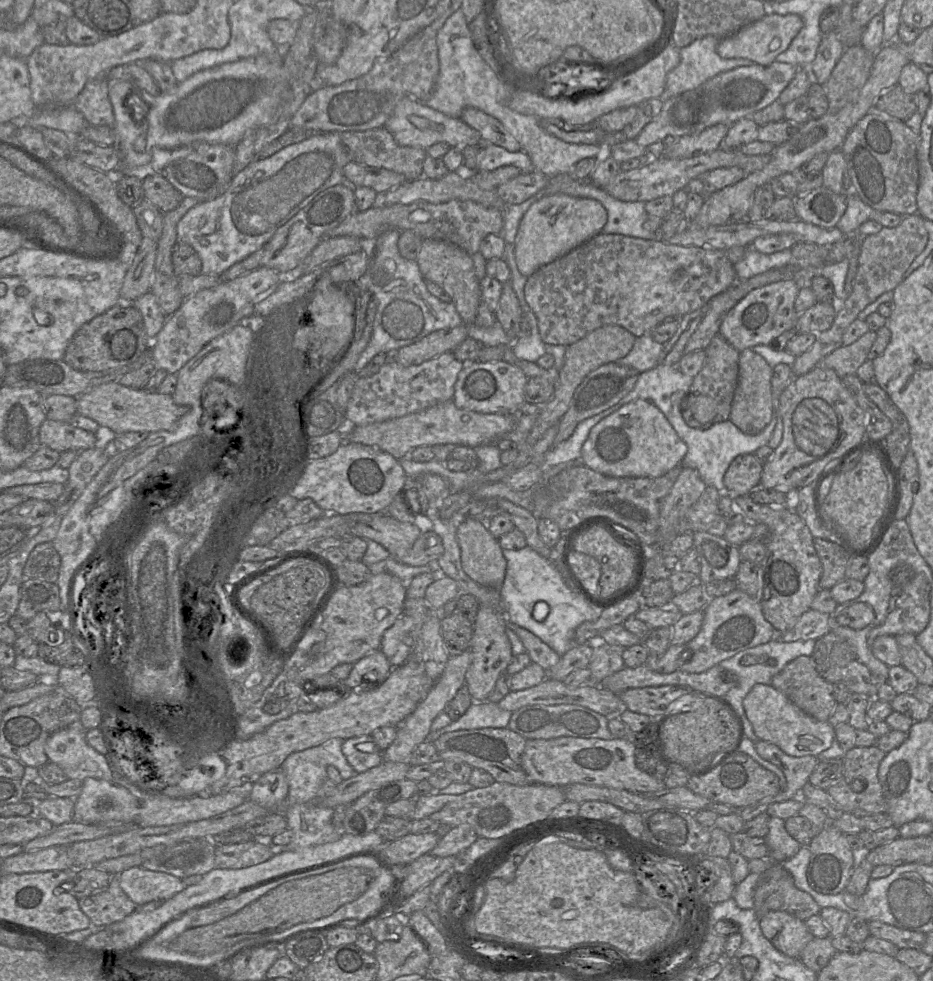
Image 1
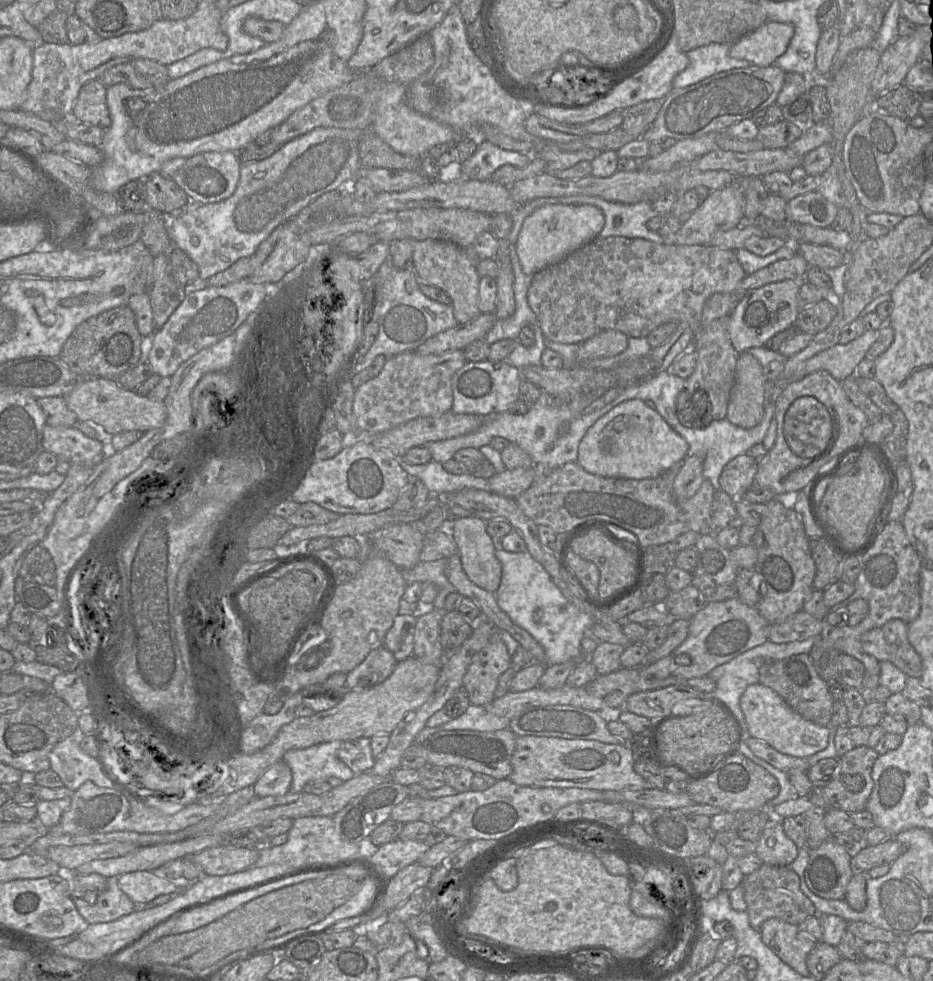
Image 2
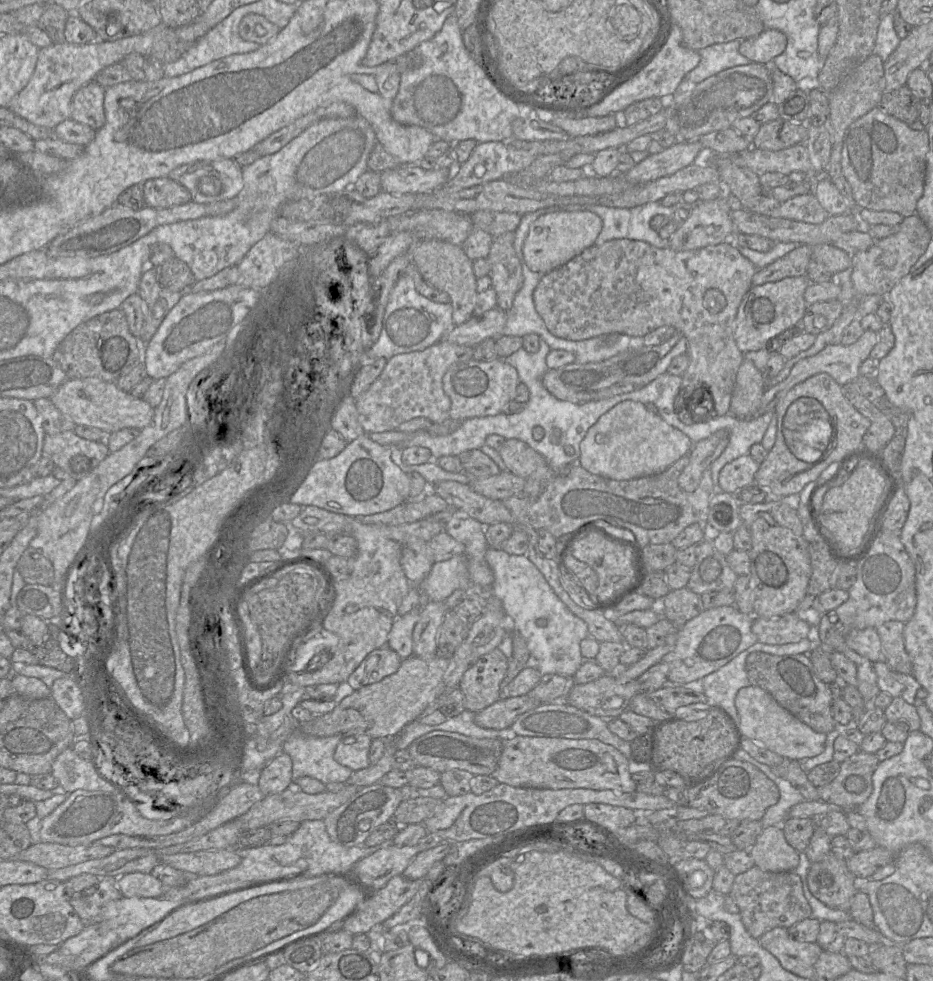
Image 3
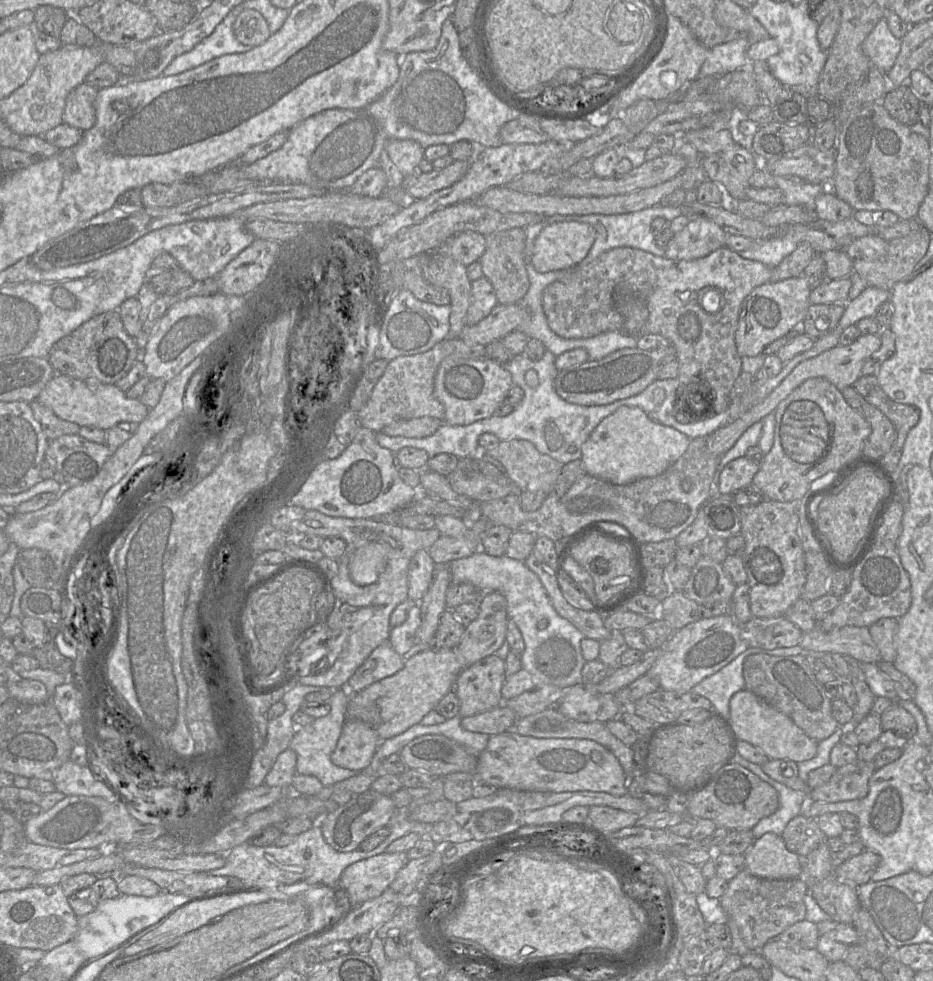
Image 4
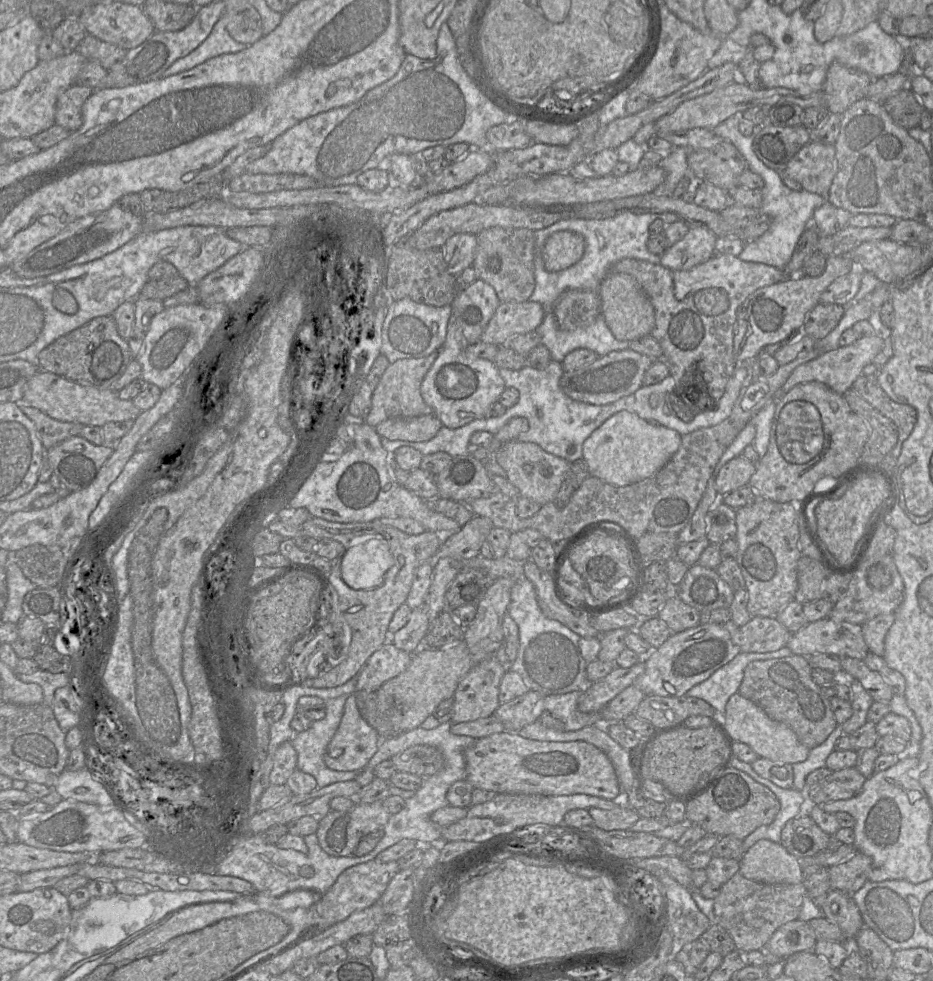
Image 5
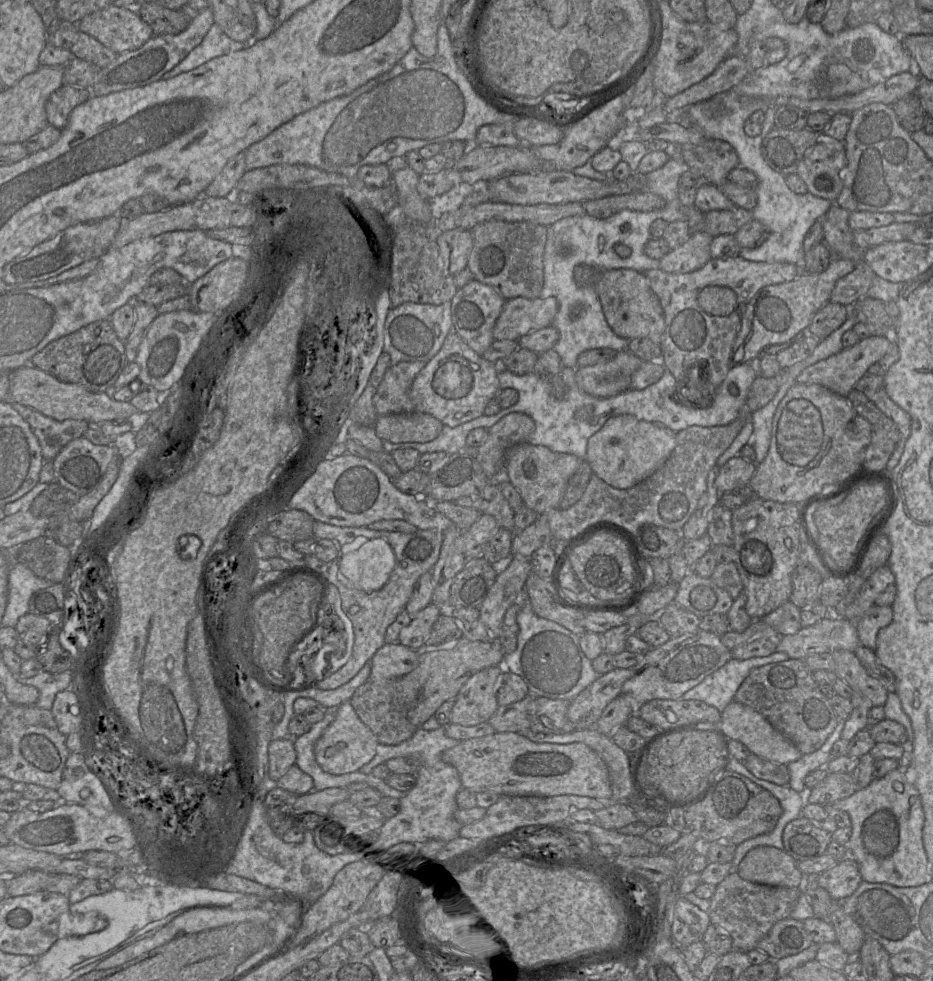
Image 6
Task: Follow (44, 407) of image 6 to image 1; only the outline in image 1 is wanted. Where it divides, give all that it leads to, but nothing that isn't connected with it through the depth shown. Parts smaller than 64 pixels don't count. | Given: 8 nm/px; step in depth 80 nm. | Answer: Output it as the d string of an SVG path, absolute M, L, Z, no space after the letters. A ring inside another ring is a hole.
M109 382L89 389L76 398L77 413L90 418L99 426L106 427L116 435L127 432L157 432L176 429L187 407L177 406L172 395L132 389L118 382Z

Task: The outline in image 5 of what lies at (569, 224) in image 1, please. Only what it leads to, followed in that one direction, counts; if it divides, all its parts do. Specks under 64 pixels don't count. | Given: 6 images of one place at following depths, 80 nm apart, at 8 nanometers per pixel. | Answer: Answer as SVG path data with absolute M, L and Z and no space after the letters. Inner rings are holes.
M563 230L551 234L543 247L546 271L556 272L577 263L585 251L584 237L574 231Z

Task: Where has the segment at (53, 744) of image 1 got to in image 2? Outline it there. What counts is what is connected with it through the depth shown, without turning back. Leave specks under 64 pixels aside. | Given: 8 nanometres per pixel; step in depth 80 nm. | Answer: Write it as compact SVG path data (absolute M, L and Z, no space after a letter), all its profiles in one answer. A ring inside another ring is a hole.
M75 735L55 745L49 754L50 768L61 778L63 785L75 791L86 781L105 788L120 785L107 774L98 757L85 754Z

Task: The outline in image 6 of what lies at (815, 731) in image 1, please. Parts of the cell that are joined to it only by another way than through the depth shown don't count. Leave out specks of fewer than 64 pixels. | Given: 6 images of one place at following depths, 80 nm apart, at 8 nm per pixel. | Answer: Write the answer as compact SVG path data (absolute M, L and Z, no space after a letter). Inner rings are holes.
M733 700L721 714L718 726L729 739L743 743L752 754L775 763L789 764L800 759L803 754L783 734L776 730L769 721L754 709Z

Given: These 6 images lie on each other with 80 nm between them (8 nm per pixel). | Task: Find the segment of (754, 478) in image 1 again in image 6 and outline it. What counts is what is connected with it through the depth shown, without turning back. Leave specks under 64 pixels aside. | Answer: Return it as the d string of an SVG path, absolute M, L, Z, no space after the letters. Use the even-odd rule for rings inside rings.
M739 455L733 456L720 467L714 480L716 489L719 493L724 493L749 485L757 465L746 461Z

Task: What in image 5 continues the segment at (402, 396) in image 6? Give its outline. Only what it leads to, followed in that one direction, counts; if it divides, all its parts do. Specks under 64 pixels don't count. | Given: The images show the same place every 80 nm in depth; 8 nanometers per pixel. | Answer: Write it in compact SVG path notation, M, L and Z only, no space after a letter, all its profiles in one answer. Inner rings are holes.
M434 352L422 358L400 359L390 363L373 392L371 408L364 418L364 422L375 428L390 418L409 418L433 414L433 410L424 402L420 388L426 373L437 357L438 352Z

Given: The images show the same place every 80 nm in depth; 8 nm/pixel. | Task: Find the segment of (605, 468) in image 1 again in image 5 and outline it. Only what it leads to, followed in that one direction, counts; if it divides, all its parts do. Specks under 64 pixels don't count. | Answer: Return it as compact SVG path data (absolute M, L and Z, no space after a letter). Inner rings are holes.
M623 410L608 418L583 443L583 457L589 476L624 487L651 478L677 452L682 435L660 424L652 424L636 413Z

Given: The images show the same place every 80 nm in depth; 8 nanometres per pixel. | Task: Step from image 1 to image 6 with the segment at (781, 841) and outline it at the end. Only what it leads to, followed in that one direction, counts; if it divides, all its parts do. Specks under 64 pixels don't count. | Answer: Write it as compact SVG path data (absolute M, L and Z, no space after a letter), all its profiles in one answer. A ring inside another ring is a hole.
M758 846L745 855L736 873L749 882L775 887L803 888L804 892L805 875L798 869L797 863L784 850L773 846Z

